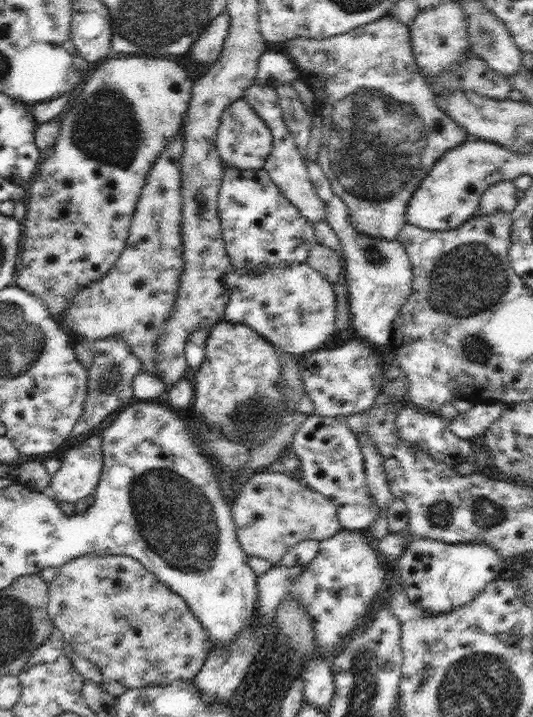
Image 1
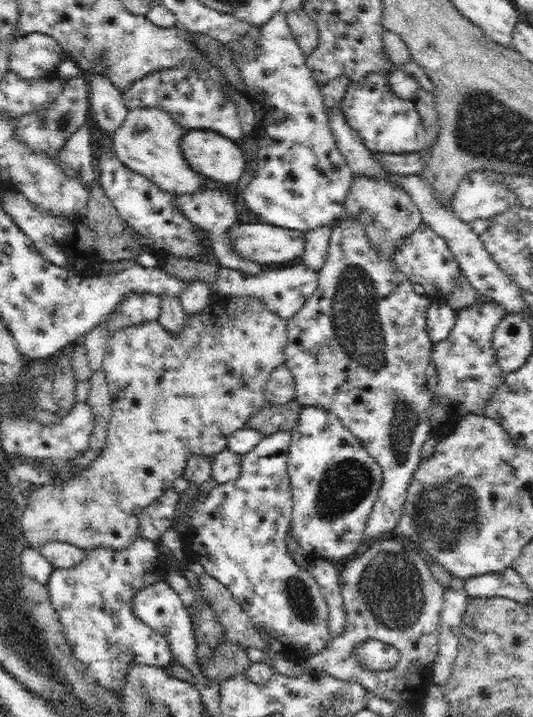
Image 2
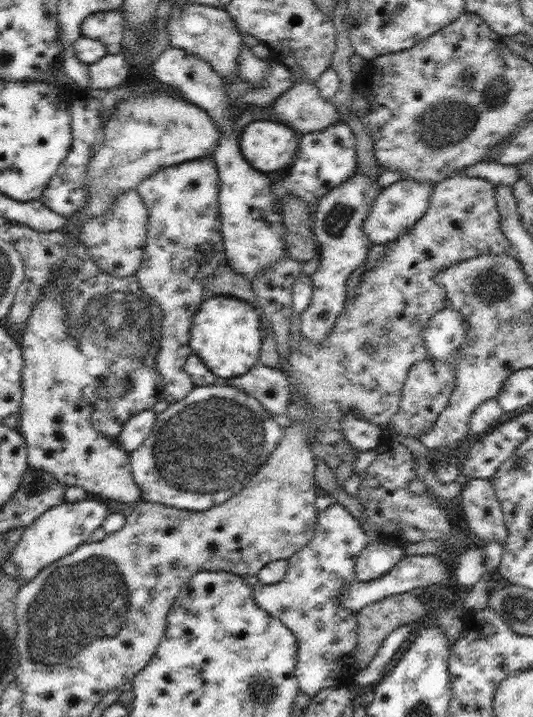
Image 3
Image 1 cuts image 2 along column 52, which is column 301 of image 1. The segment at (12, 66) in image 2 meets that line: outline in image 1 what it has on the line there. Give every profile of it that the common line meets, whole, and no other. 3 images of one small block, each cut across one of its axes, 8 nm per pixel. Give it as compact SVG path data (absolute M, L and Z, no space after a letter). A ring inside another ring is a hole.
M388 13L379 20L324 40L293 38L284 42L302 74L311 86L314 113L323 118L325 141L319 148L317 164L329 178L334 194L347 206L347 211L360 234L394 240L407 223L407 206L428 171L438 159L470 136L442 110L435 93L425 80L415 56L409 27Z

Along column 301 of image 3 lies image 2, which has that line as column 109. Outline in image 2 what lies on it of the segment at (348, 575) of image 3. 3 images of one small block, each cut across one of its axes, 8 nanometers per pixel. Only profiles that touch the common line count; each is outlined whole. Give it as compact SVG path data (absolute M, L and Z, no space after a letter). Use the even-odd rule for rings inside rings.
M138 536L130 546L124 550L112 548L96 548L87 550L84 560L78 566L72 568L56 568L50 574L48 580L48 592L56 613L60 615L60 621L64 623L64 633L72 648L72 653L80 662L84 663L88 674L96 680L98 685L116 692L123 685L125 672L133 662L140 665L154 665L166 667L174 661L172 648L164 635L152 630L142 619L132 612L132 598L140 590L154 584L156 581L164 581L165 573L162 570L163 557L157 549L154 541Z

